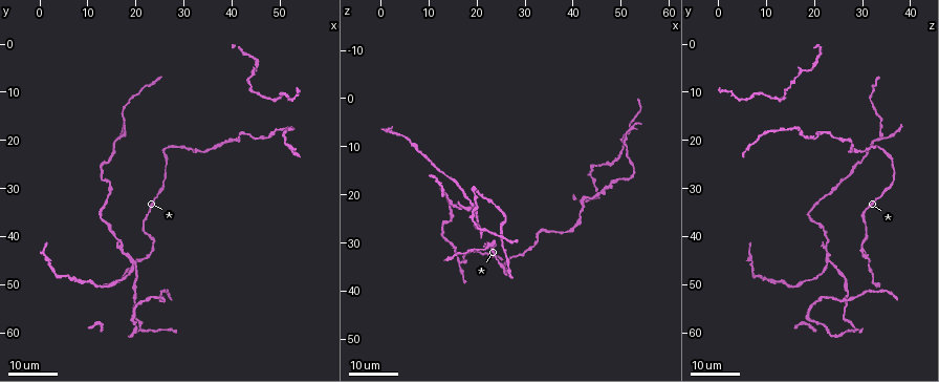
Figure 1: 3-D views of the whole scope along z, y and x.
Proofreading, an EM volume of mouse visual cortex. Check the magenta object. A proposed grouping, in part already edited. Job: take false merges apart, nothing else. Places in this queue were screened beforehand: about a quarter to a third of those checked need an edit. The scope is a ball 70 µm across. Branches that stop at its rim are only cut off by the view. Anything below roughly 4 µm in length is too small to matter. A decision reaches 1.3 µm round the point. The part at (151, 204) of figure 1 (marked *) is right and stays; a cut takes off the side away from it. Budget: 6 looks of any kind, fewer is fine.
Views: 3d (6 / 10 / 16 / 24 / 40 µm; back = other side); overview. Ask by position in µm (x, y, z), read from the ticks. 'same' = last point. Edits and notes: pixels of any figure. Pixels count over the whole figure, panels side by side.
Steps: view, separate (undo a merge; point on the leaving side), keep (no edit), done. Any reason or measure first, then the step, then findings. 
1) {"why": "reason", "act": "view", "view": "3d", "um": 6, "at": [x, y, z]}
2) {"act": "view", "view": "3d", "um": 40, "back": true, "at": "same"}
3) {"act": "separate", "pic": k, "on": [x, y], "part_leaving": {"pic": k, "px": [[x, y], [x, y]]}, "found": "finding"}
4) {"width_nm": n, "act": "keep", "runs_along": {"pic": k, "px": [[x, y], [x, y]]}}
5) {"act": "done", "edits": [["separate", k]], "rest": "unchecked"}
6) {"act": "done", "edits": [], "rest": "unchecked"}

{"why": "branch point", "act": "view", "view": "3d", "um": 24, "at": [19.0, 45.0, 23.0]}

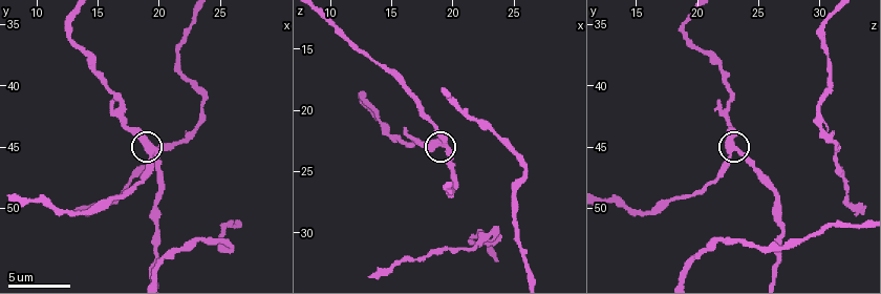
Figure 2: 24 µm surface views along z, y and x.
{"act": "view", "view": "3d", "um": 6, "at": [19.0, 45.2, 22.6]}

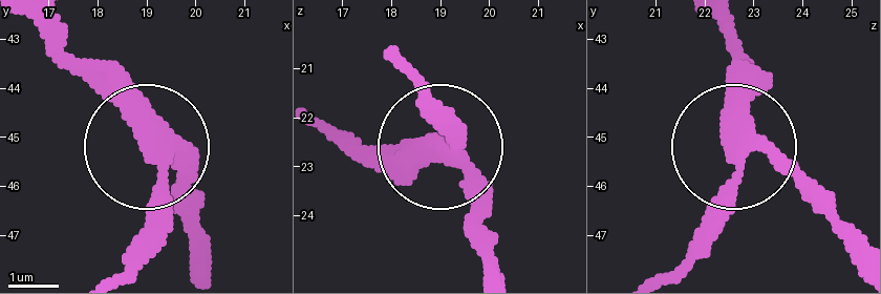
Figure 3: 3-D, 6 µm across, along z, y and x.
{"arms": 3, "act": "keep", "found": "continuous, no second cell"}

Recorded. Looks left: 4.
{"act": "view", "view": "3d", "um": 16, "at": [48.5, 18.0, 17.0]}

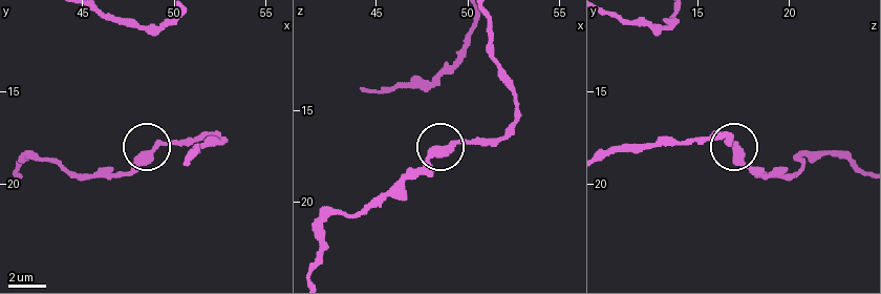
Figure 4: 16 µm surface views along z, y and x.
{"act": "view", "view": "3d", "um": 6, "at": [49.0, 18.0, 17.2]}

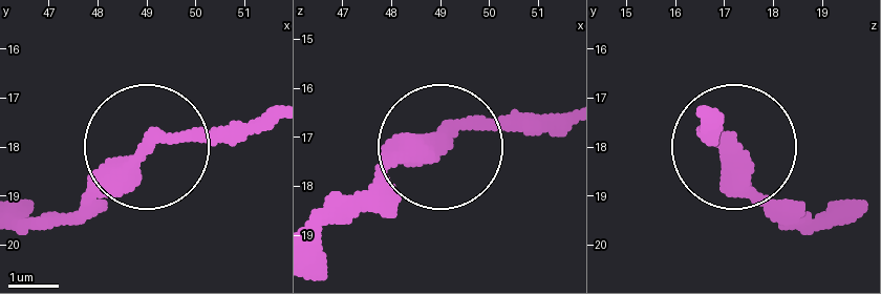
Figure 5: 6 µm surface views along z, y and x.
{"act": "view", "view": "3d", "um": 6, "back": true, "at": [49.05, 18.10, 17.15]}

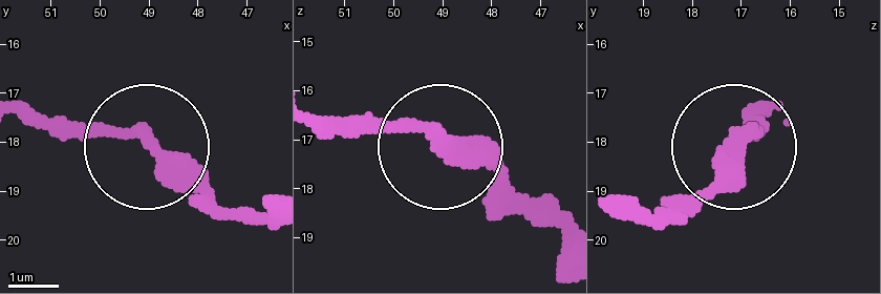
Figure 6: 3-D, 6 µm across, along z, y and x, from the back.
{"act": "keep", "found": "all the same cell"}

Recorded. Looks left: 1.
{"act": "done", "edits": [], "rest": "unchecked"}

